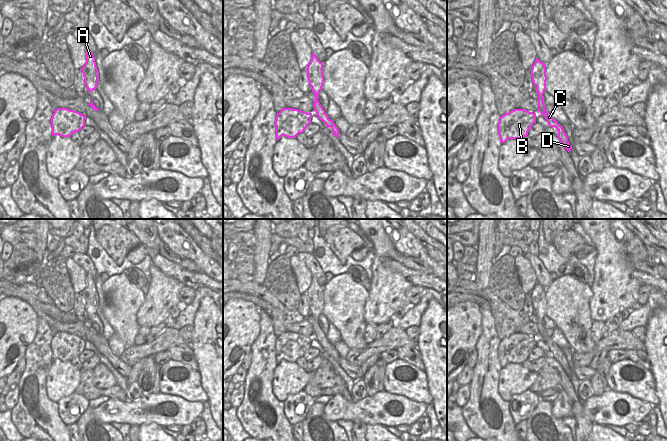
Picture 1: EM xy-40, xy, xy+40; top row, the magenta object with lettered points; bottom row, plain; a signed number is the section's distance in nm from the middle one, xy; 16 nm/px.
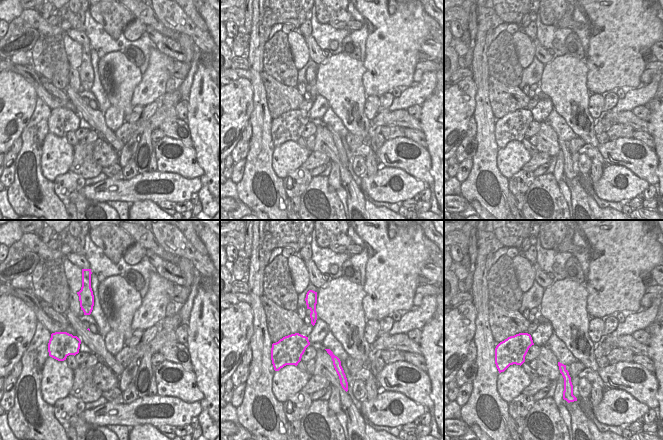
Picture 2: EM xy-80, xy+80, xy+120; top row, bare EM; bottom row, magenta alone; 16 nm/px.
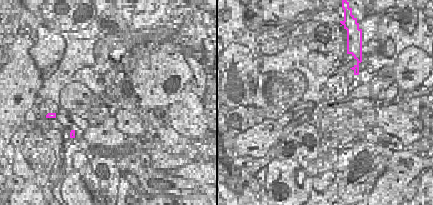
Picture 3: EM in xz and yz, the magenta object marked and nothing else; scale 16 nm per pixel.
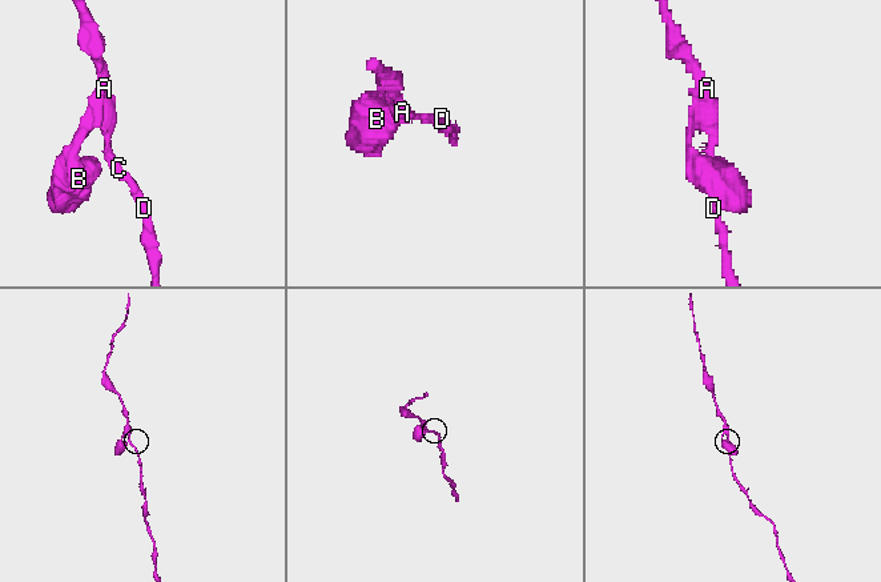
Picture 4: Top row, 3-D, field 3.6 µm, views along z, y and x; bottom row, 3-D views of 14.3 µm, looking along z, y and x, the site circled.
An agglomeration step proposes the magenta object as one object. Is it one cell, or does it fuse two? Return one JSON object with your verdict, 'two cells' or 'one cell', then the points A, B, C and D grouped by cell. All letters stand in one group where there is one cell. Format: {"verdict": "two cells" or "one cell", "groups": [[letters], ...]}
{"verdict": "one cell", "groups": [["A", "B", "C", "D"]]}

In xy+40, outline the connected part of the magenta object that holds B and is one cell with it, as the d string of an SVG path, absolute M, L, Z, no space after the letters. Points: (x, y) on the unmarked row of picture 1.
M514 333L500 341L498 357L501 367L508 363L522 364L536 346L536 337L524 333Z

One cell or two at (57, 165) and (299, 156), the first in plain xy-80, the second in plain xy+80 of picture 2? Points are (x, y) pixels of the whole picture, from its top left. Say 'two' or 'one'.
one

